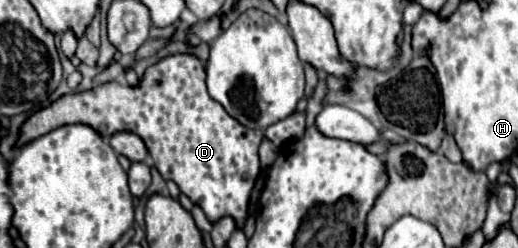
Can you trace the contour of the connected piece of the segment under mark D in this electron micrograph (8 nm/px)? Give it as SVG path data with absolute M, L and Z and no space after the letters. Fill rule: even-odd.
M173 55L159 61L145 71L145 77L137 87L105 83L91 91L61 97L27 119L17 147L71 123L89 125L101 137L111 137L119 131L139 135L161 177L175 181L181 193L199 205L211 223L231 215L237 221L237 227L243 227L249 195L259 175L257 149L263 133L243 127L209 97L205 67L195 55Z

